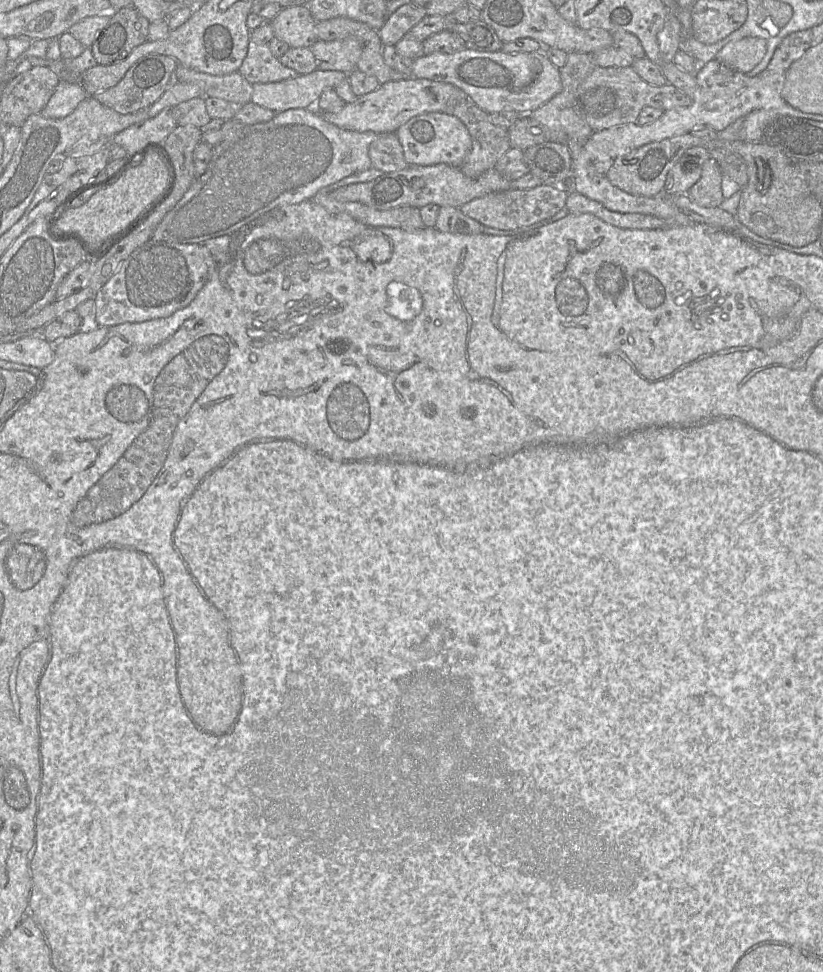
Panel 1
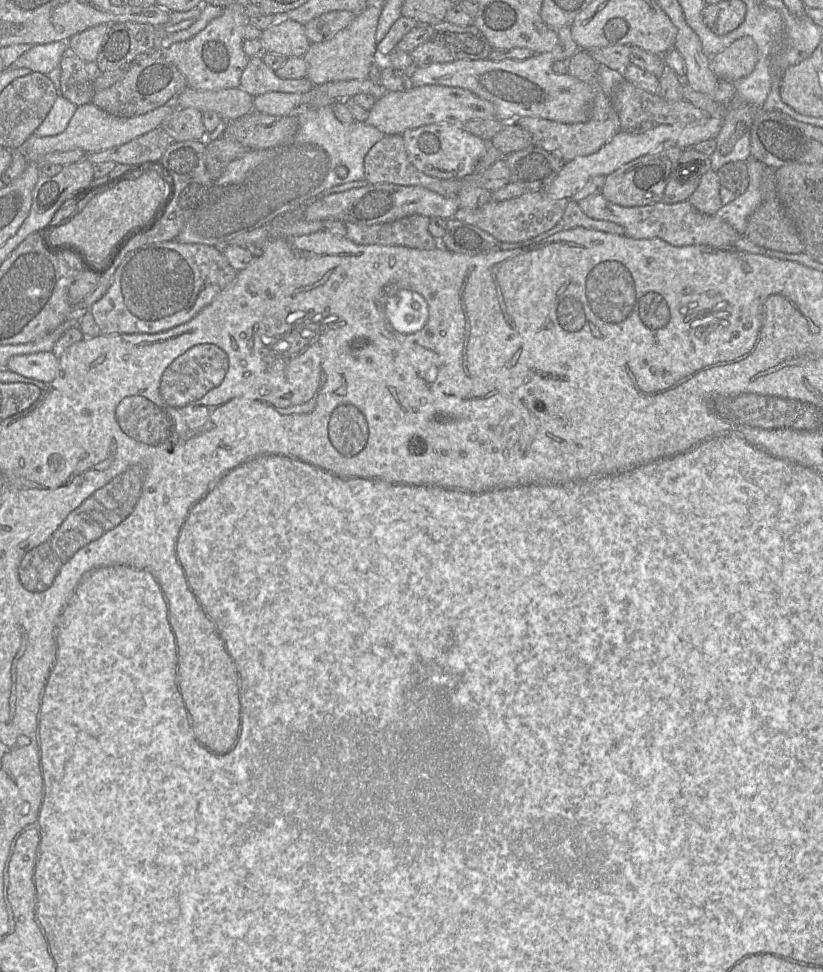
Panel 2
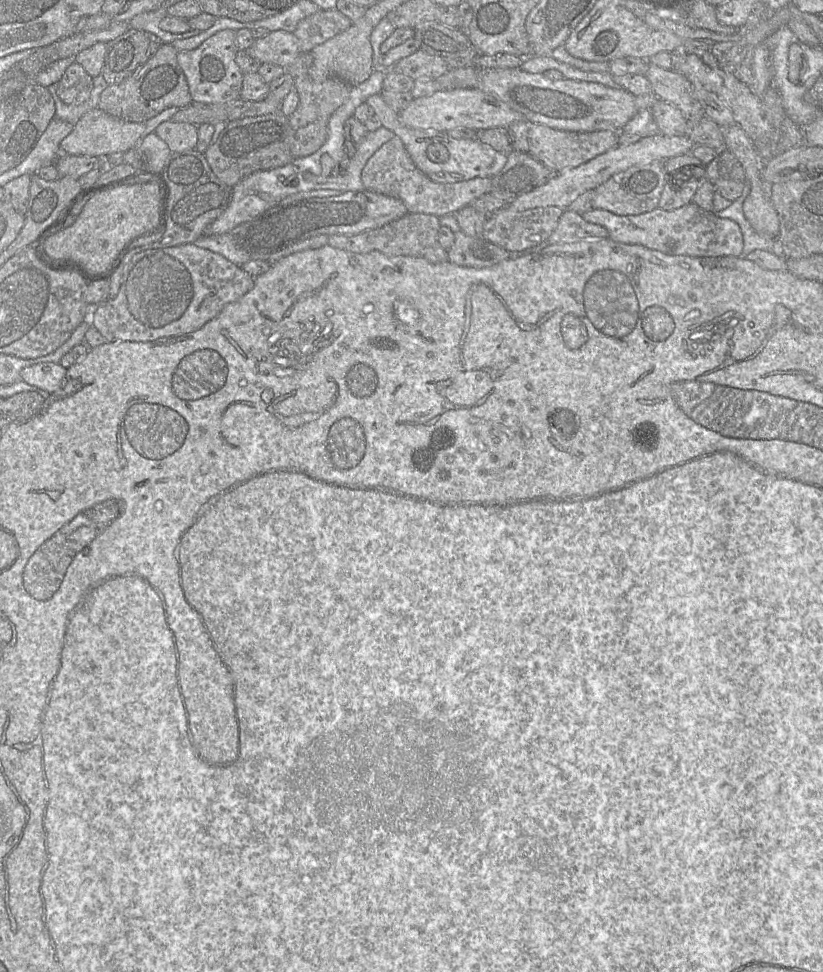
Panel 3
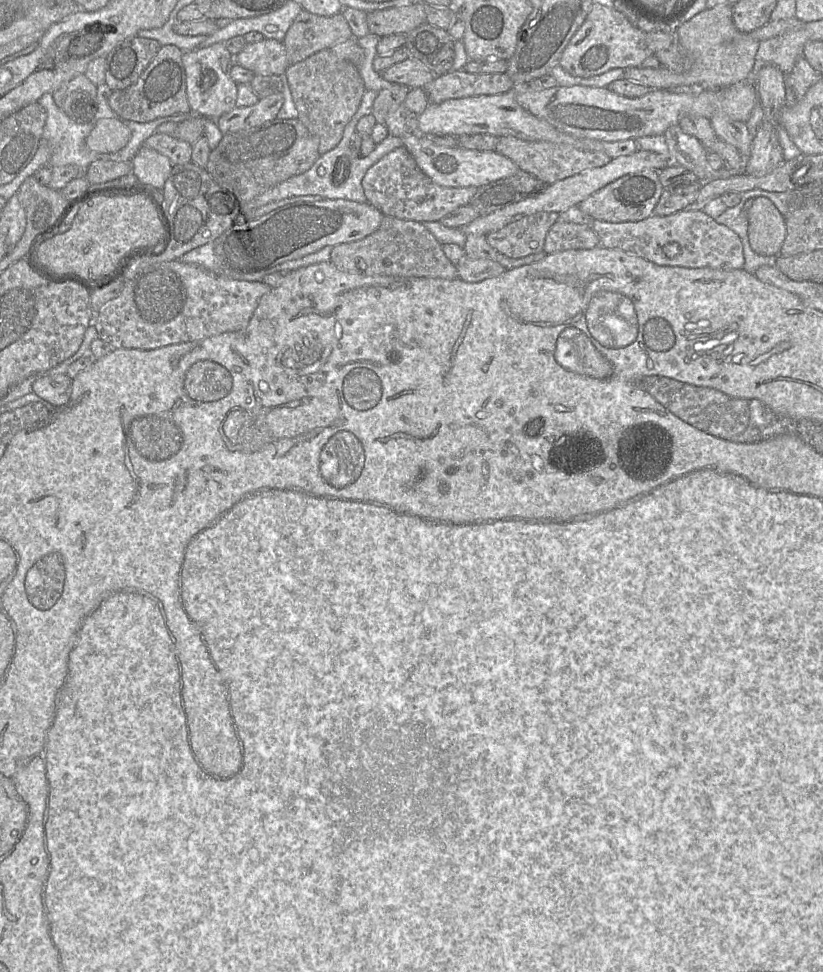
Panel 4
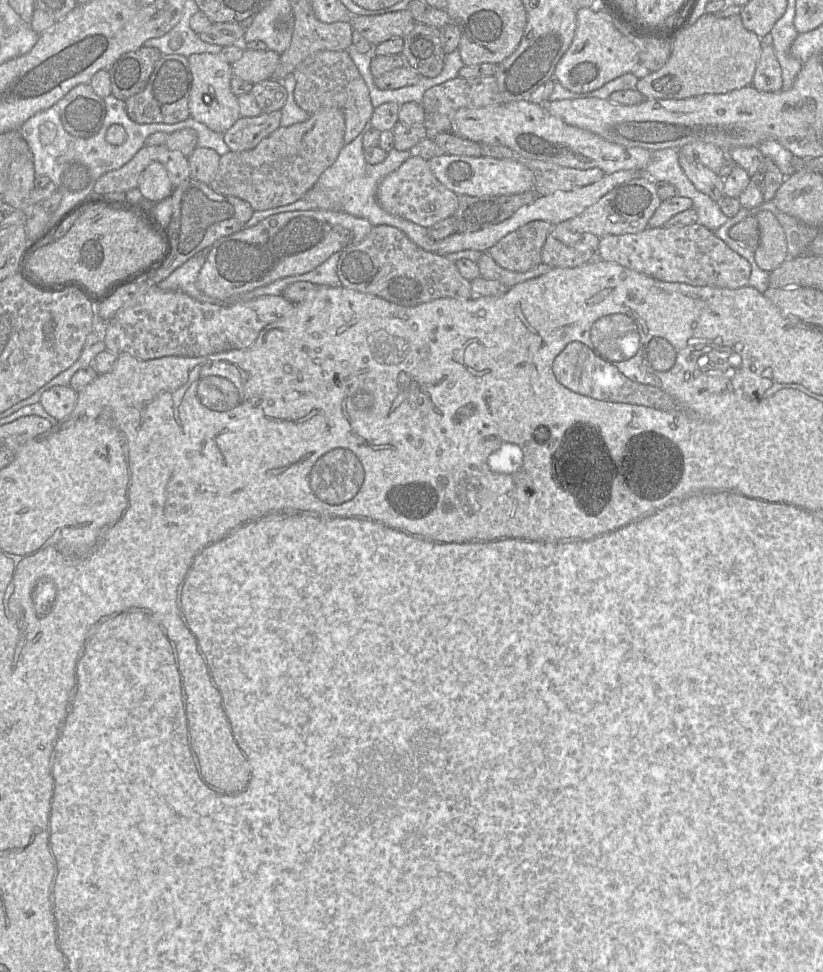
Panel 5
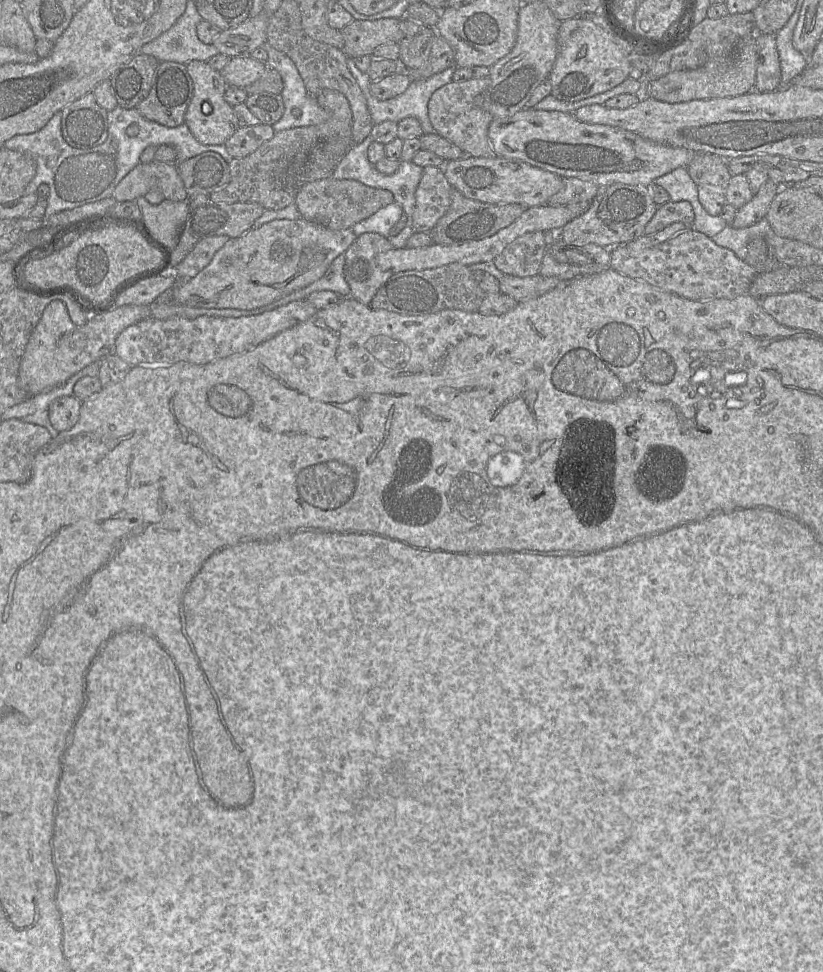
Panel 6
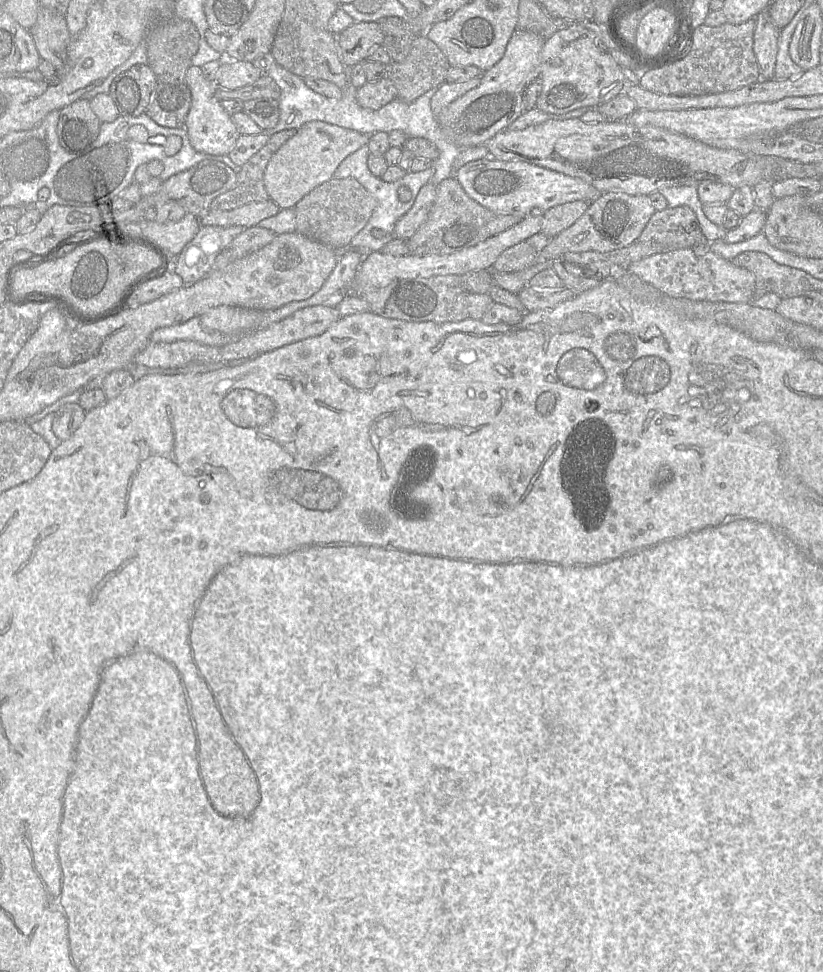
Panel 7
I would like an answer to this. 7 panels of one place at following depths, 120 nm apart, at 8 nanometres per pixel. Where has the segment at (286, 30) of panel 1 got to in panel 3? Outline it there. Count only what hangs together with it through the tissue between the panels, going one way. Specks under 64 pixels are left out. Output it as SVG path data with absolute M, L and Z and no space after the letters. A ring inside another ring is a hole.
M285 30L269 32L246 50L260 64L271 63L287 69L301 54L295 35Z

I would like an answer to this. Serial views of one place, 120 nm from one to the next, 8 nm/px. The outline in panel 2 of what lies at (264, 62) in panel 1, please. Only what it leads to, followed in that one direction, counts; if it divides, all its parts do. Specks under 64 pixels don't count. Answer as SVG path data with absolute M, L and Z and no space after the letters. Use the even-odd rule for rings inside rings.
M251 57L241 76L239 88L256 97L267 92L306 93L313 86L307 77L281 79L261 58Z

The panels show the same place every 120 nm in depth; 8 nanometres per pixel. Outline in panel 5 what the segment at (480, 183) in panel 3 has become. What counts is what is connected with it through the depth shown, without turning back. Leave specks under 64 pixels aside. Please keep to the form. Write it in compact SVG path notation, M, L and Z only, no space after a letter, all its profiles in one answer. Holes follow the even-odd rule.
M412 155L396 170L382 178L377 187L376 199L388 213L426 228L454 215L458 208L458 195L439 182L427 160Z

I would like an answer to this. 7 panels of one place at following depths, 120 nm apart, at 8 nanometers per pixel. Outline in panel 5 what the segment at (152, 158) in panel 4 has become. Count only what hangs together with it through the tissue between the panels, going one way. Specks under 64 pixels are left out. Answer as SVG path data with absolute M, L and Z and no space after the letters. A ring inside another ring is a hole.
M152 162L143 170L139 177L138 188L143 196L142 207L144 201L149 205L155 204L165 198L170 197L173 191L173 186L168 176L167 170L160 162Z

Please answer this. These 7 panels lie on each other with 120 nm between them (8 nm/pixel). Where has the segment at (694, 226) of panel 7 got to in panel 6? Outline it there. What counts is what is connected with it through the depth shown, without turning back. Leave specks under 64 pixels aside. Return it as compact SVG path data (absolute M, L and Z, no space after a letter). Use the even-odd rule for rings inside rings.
M668 201L657 208L654 216L647 223L644 234L655 234L674 222L681 222L685 224L687 228L691 228L694 219L693 207L689 201Z

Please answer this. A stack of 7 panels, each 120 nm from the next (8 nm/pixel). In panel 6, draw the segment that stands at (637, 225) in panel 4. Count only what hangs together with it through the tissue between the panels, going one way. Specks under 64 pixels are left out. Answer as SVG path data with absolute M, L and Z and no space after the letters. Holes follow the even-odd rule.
M692 227L653 247L631 251L623 244L611 248L610 253L613 270L689 300L734 299L748 293L758 274L754 267L737 257L734 252L717 245L712 238Z

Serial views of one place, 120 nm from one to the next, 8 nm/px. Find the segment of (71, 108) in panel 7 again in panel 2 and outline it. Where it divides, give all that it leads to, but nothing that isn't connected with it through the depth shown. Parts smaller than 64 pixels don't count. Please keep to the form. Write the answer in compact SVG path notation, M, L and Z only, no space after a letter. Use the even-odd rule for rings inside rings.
M70 46L65 49L60 62L61 94L77 107L91 103L95 91L85 63Z

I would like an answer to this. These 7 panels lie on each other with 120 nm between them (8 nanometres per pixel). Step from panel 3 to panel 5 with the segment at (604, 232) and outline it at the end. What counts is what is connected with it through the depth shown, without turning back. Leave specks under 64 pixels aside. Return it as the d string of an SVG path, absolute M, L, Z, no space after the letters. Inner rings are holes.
M550 233L542 248L542 262L552 268L574 268L595 260L597 253L588 245L577 242L574 247L560 242Z

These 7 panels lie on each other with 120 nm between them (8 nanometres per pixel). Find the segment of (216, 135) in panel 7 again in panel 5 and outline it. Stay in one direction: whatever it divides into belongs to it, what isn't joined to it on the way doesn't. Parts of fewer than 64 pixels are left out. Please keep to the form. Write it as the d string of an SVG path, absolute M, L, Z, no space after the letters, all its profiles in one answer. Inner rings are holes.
M200 53L187 57L192 75L188 109L190 117L206 125L210 130L224 134L241 117L238 97L232 93L230 81L233 77L231 64L218 54Z

